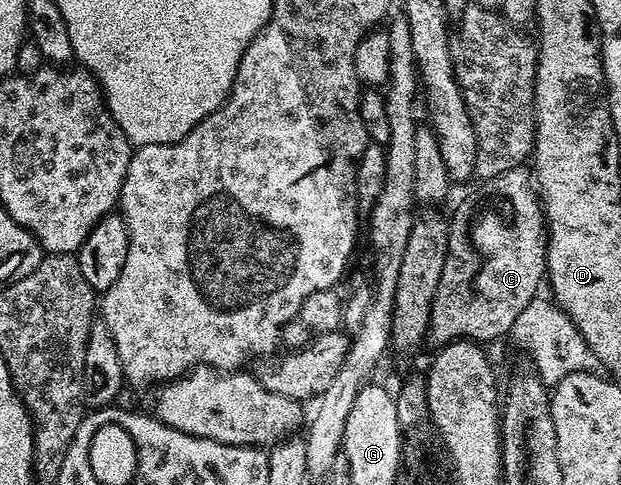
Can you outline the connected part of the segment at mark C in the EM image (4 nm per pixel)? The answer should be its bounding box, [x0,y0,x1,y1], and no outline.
[428,164,549,347]

